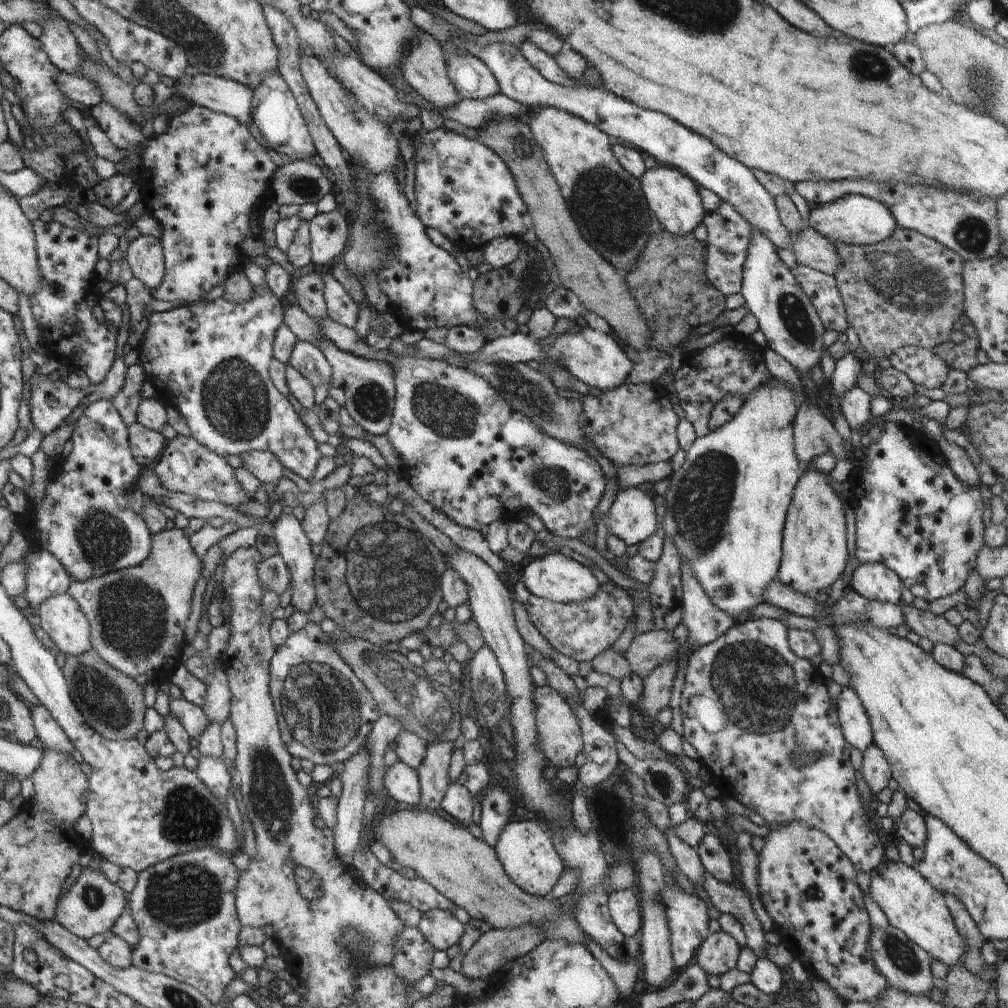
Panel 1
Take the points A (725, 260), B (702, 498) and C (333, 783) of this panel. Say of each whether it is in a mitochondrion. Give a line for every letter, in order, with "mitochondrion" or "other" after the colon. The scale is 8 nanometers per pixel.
A: mitochondrion
B: mitochondrion
C: other

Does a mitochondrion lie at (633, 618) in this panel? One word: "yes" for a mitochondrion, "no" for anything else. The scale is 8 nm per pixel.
no

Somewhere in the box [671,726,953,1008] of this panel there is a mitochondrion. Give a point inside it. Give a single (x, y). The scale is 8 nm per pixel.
(904, 957)

